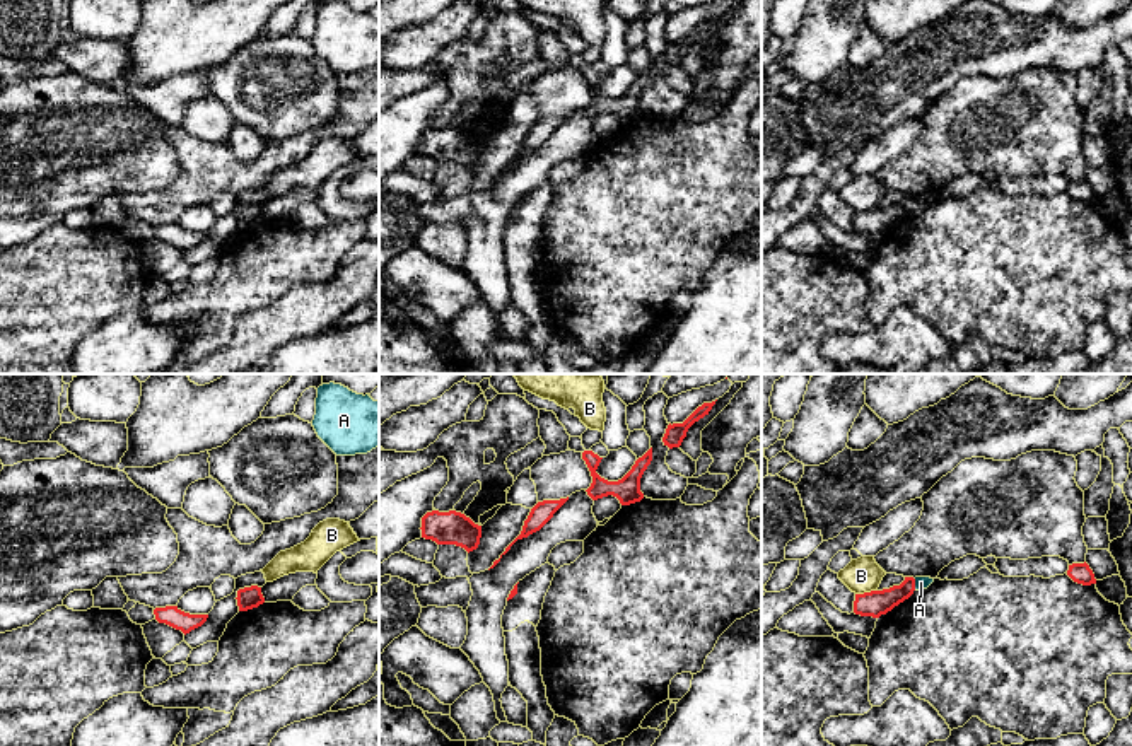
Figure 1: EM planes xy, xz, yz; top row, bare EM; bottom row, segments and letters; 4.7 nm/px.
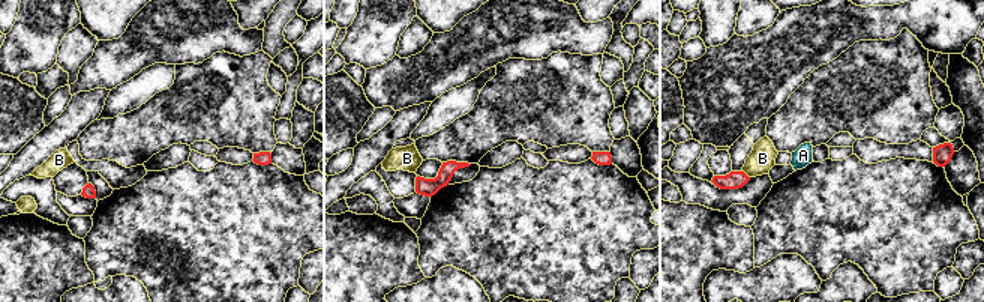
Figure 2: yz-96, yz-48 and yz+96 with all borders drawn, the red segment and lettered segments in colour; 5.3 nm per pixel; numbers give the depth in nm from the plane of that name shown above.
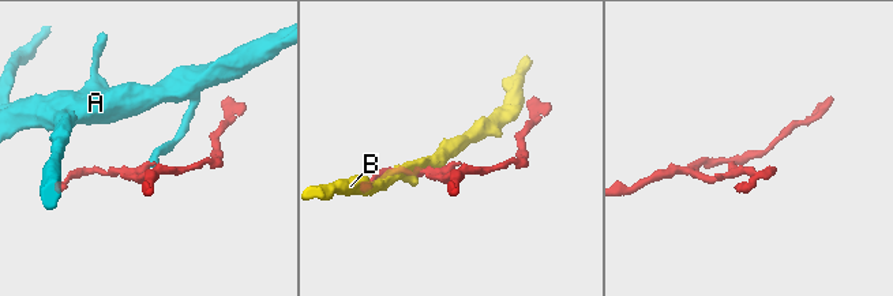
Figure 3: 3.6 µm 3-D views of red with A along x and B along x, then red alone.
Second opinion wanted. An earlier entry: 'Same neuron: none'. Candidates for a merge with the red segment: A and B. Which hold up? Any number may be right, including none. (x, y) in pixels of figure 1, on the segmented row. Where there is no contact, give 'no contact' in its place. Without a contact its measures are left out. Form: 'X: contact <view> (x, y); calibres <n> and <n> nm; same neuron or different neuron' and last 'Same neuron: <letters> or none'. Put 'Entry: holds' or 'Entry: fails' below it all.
A: contact yz (914, 584); calibres 120 and 60 nm; different neuron
B: contact yz (866, 593); calibres 120 and 160 nm; different neuron
Same neuron: none
Entry: holds

